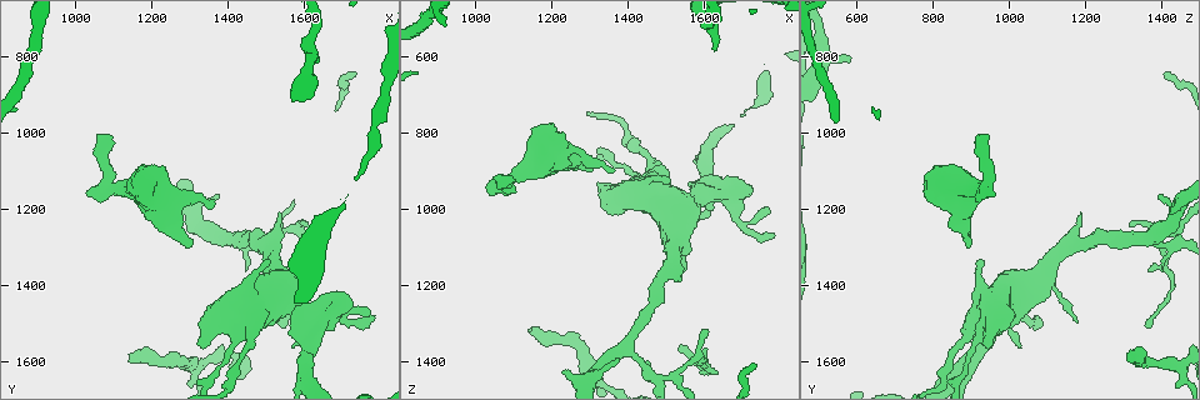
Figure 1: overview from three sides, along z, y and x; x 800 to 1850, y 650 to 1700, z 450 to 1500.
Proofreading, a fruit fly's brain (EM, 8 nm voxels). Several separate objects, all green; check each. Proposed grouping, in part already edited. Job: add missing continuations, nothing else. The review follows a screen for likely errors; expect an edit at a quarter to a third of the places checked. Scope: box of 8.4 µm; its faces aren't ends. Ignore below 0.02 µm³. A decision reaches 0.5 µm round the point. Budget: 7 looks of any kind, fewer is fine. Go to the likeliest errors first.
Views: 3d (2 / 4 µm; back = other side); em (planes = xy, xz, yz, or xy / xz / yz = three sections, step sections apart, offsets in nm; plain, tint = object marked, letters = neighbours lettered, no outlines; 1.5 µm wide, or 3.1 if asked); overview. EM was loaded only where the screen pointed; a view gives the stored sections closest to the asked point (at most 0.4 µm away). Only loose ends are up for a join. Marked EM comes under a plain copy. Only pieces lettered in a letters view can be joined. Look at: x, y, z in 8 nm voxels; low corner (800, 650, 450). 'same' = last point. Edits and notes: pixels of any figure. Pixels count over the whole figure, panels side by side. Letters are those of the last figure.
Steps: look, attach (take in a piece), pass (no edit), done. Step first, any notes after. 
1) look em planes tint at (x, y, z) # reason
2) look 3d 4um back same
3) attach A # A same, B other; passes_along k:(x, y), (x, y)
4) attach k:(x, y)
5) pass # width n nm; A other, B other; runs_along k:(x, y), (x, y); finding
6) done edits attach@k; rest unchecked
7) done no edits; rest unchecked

look 3d 2um at (1625, 805, 585) # branch stops here

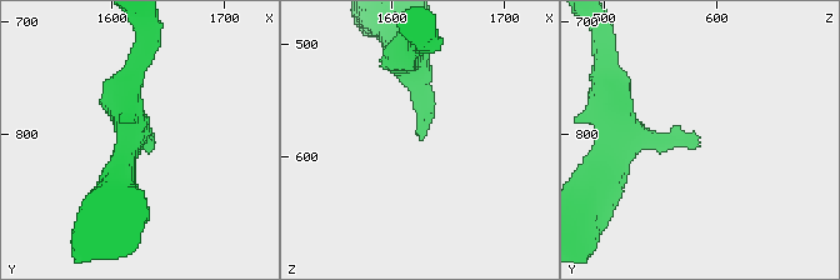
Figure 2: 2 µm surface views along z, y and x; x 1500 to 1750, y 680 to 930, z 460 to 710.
look em yz step 8 tint at (1624, 810, 584)

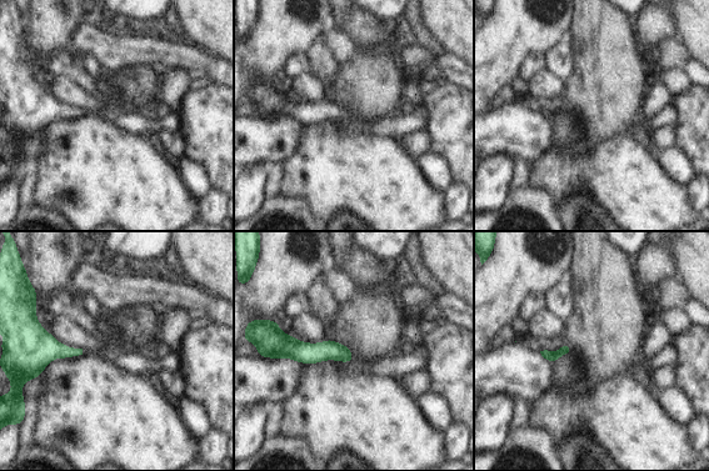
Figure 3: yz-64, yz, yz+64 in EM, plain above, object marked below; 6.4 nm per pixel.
look em planes letters same

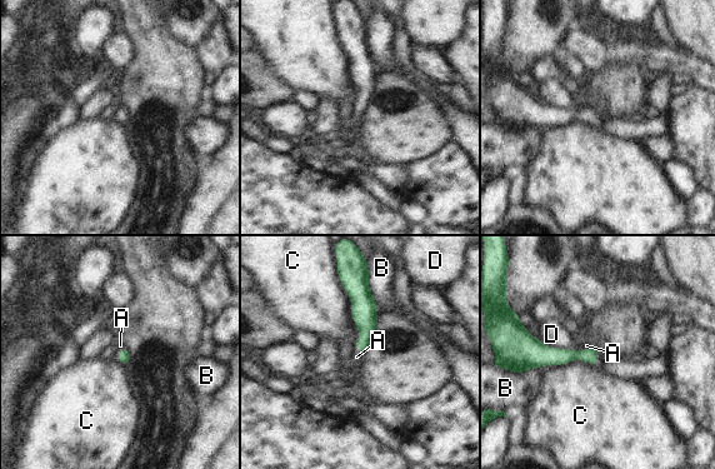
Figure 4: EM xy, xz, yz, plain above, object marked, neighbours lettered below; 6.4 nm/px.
attach A # longest_contact C 340 nm; A same, B other, C other, D other; passes_along 4:(364, 307), (358, 339), (356, 357); it goes on there

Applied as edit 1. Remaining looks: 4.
look em planes letters at (1360, 1200, 905) # free end

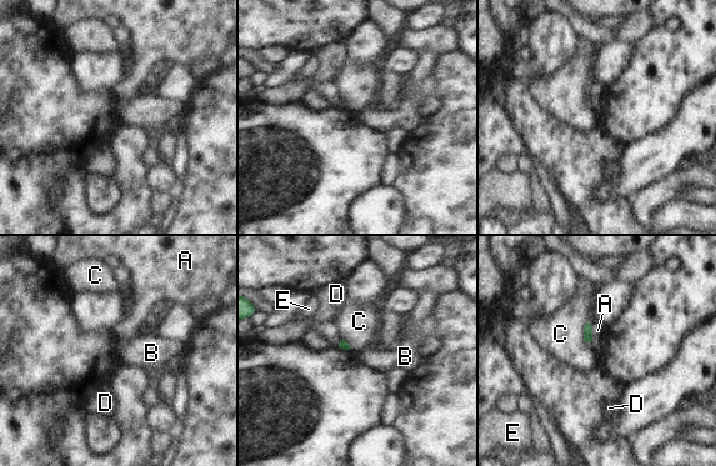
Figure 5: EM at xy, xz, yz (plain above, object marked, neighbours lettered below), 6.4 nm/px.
pass # longest_contact C 170 nm; A other, B other, C other, D other, E other; border 5:(587, 321), (584, 342), (590, 346); none of them fits

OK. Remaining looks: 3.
look em planes letters at (1380, 1165, 1390) # an open end

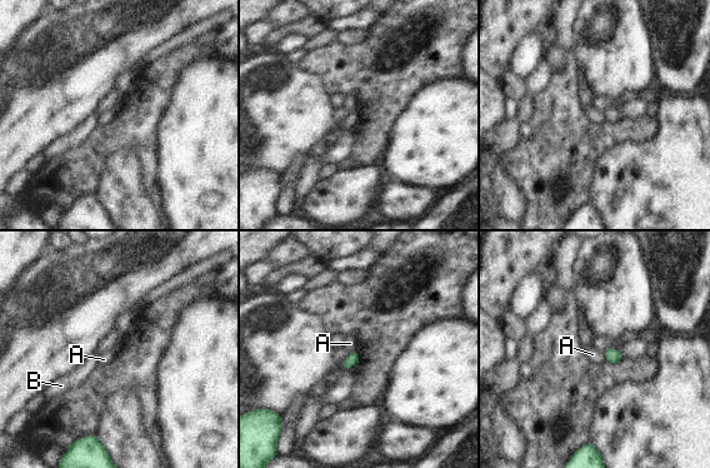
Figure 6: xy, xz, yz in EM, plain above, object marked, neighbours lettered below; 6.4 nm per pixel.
pass # A other, B other; no lettered piece goes on from it

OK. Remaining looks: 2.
done edits attach@4; rest unchecked

